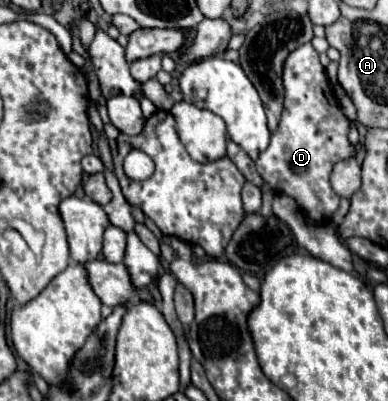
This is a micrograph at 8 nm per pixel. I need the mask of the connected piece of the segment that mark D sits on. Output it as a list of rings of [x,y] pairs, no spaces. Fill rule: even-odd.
[[[304,43],[294,49],[282,69],[284,83],[284,111],[278,129],[272,133],[268,149],[256,161],[256,169],[276,193],[290,195],[308,213],[310,219],[322,223],[338,209],[340,197],[330,187],[330,169],[336,161],[356,155],[348,141],[350,121],[344,117],[330,83],[326,83],[326,71],[318,61],[318,53],[312,43]]]

